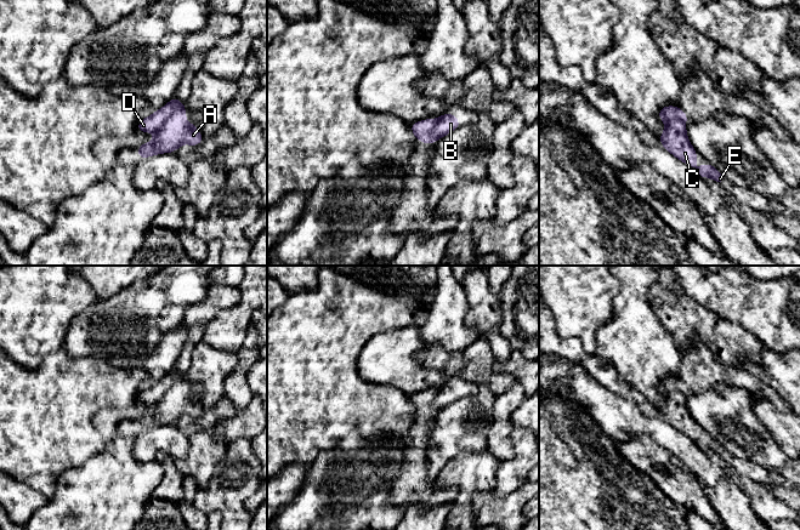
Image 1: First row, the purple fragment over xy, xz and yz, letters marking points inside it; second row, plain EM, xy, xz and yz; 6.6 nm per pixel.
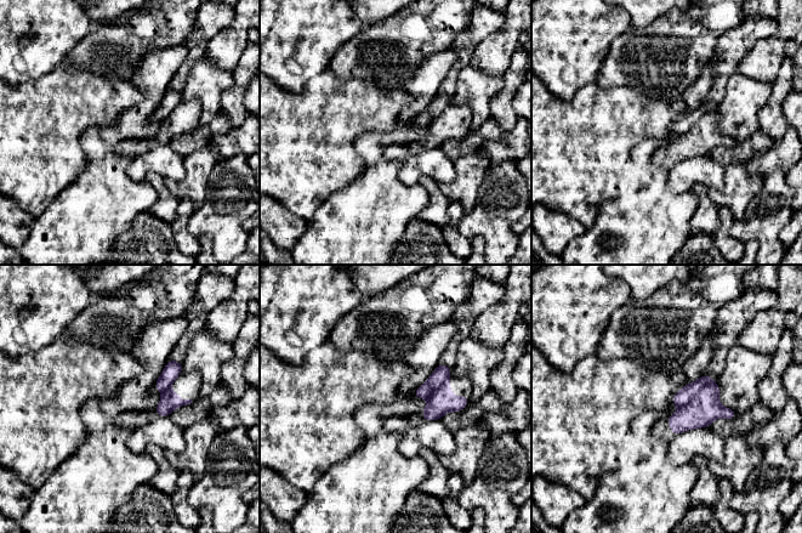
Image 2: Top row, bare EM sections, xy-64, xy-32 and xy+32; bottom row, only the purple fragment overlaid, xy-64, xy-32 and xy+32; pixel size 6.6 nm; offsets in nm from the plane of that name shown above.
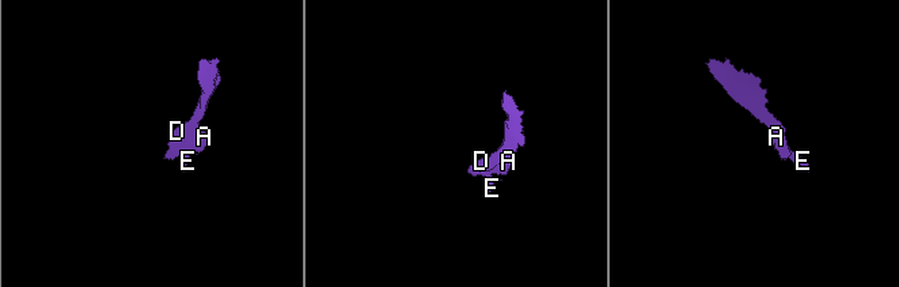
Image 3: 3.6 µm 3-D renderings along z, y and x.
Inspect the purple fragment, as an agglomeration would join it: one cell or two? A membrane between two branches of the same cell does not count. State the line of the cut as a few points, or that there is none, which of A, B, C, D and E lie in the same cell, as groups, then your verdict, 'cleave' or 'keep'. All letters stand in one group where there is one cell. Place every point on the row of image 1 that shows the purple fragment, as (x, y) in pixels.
cut in xy along (182, 106), (154, 132); A B C E / D; cleave

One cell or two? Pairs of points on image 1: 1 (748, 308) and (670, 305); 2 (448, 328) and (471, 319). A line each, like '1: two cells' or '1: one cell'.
1: two cells
2: two cells

